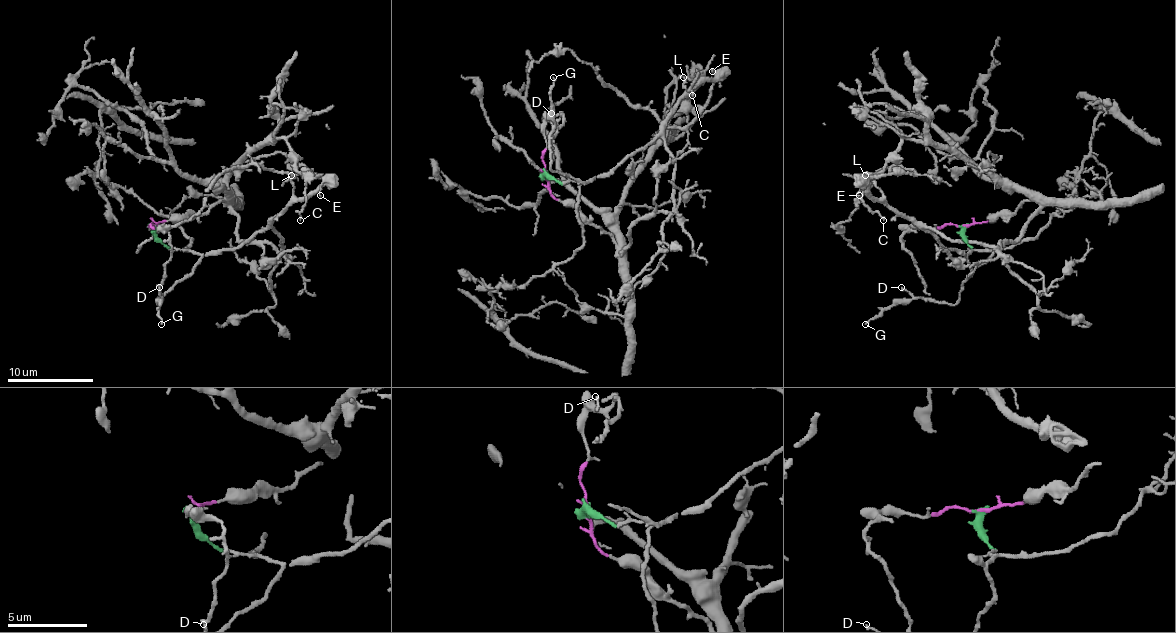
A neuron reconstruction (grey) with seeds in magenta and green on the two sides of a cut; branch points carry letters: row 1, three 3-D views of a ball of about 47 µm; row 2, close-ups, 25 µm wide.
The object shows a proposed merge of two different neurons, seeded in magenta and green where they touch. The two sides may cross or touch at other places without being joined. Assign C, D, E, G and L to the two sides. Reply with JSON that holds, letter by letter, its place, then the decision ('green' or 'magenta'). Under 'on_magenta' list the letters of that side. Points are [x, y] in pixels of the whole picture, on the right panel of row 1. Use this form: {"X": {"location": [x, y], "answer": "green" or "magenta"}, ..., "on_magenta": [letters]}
{"C": {"location": [883, 220], "answer": "magenta"}, "D": {"location": [901, 287], "answer": "green"}, "E": {"location": [859, 195], "answer": "green"}, "G": {"location": [865, 324], "answer": "green"}, "L": {"location": [865, 175], "answer": "green"}, "on_magenta": ["C"]}

